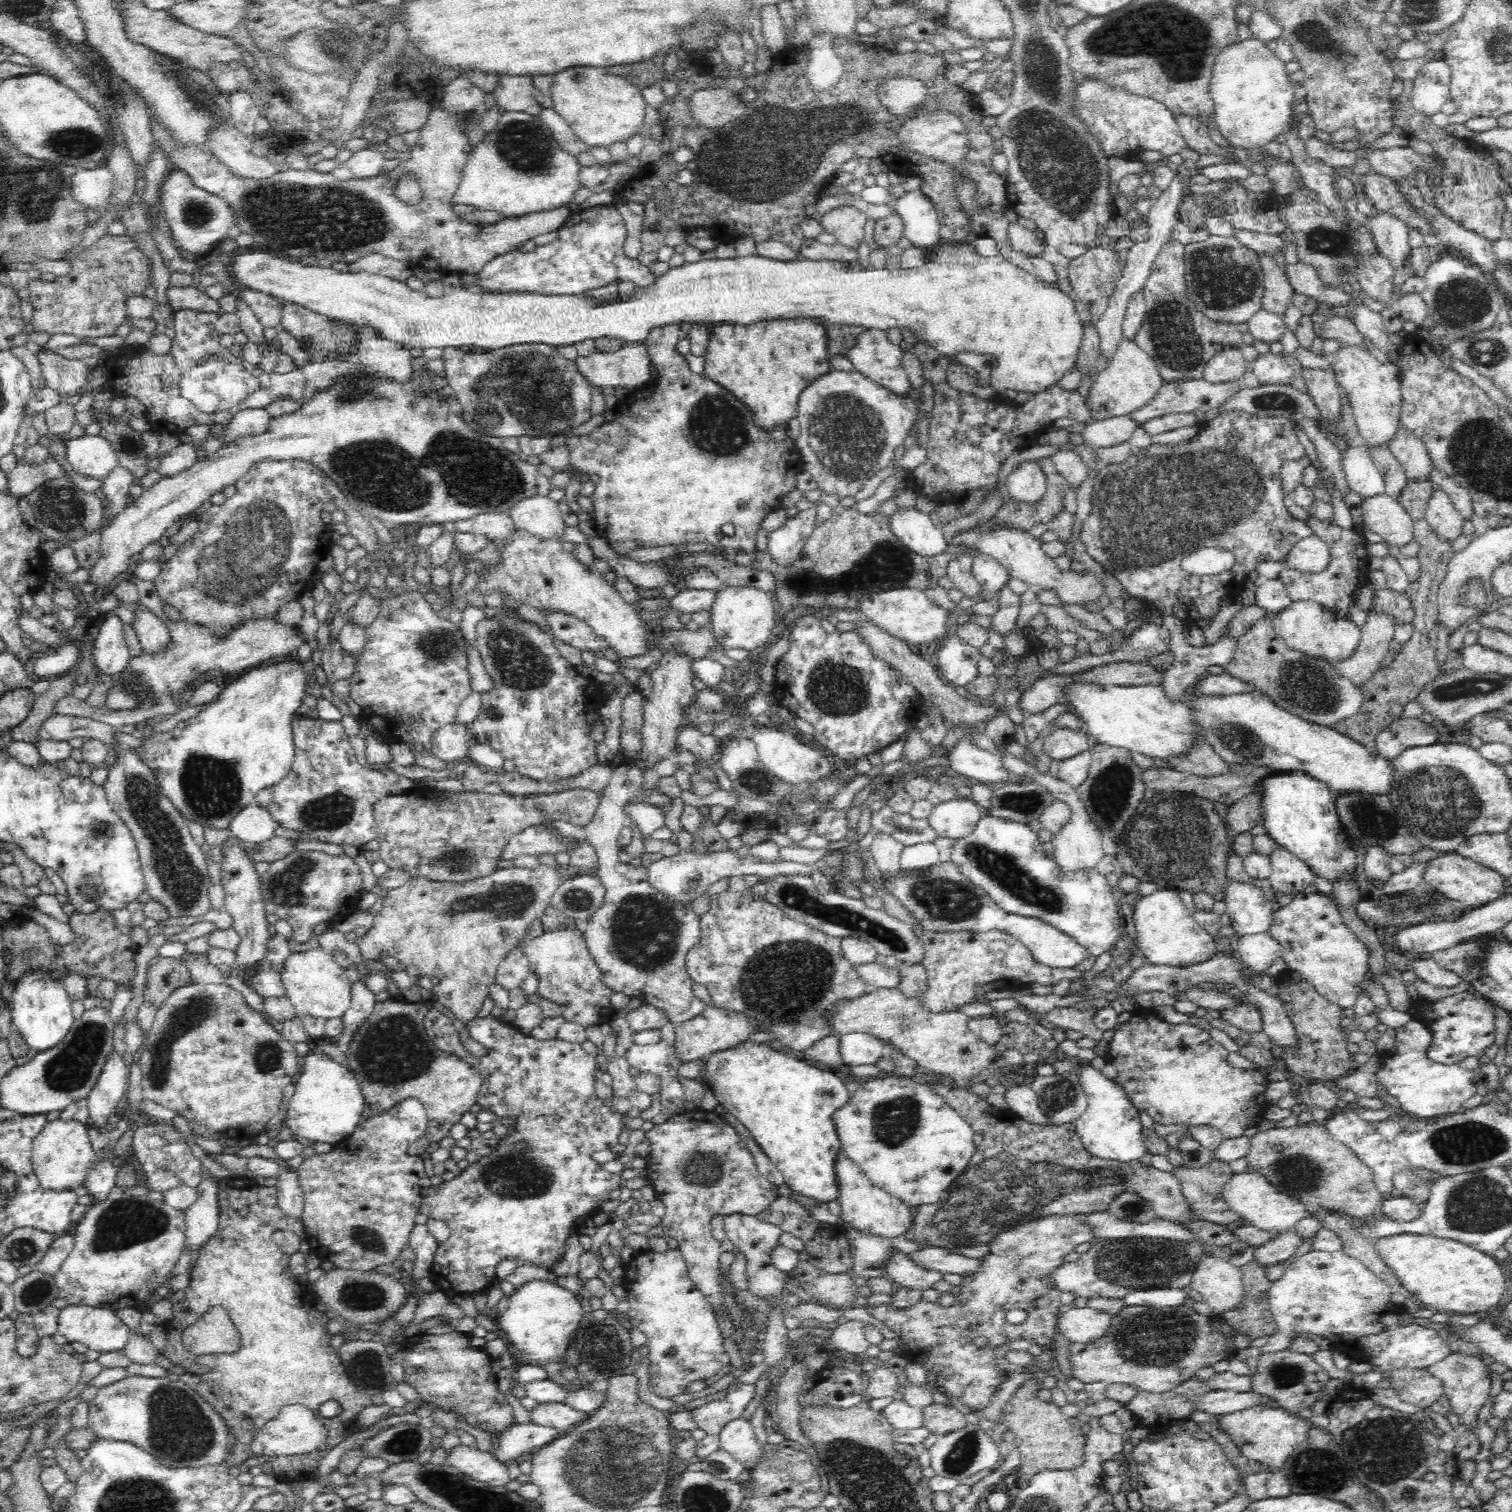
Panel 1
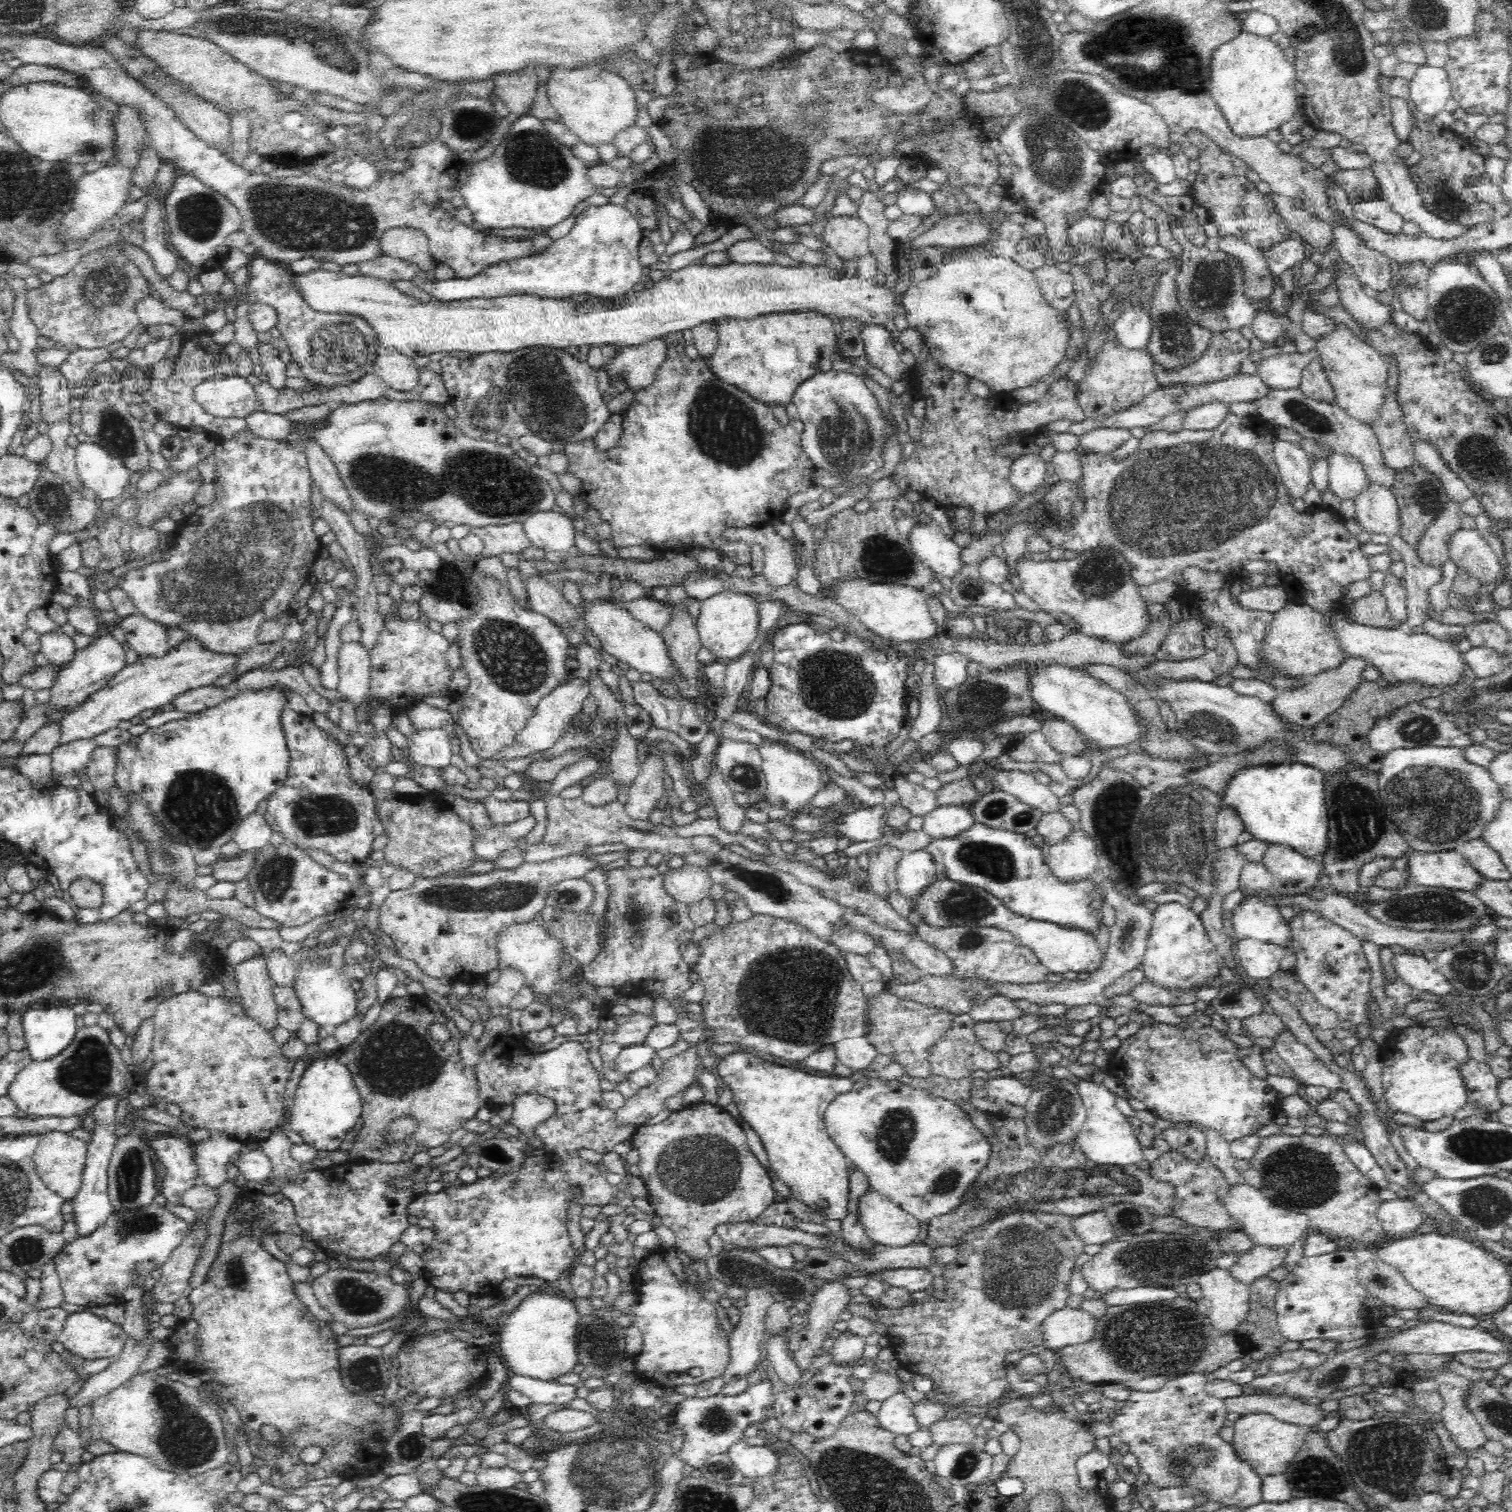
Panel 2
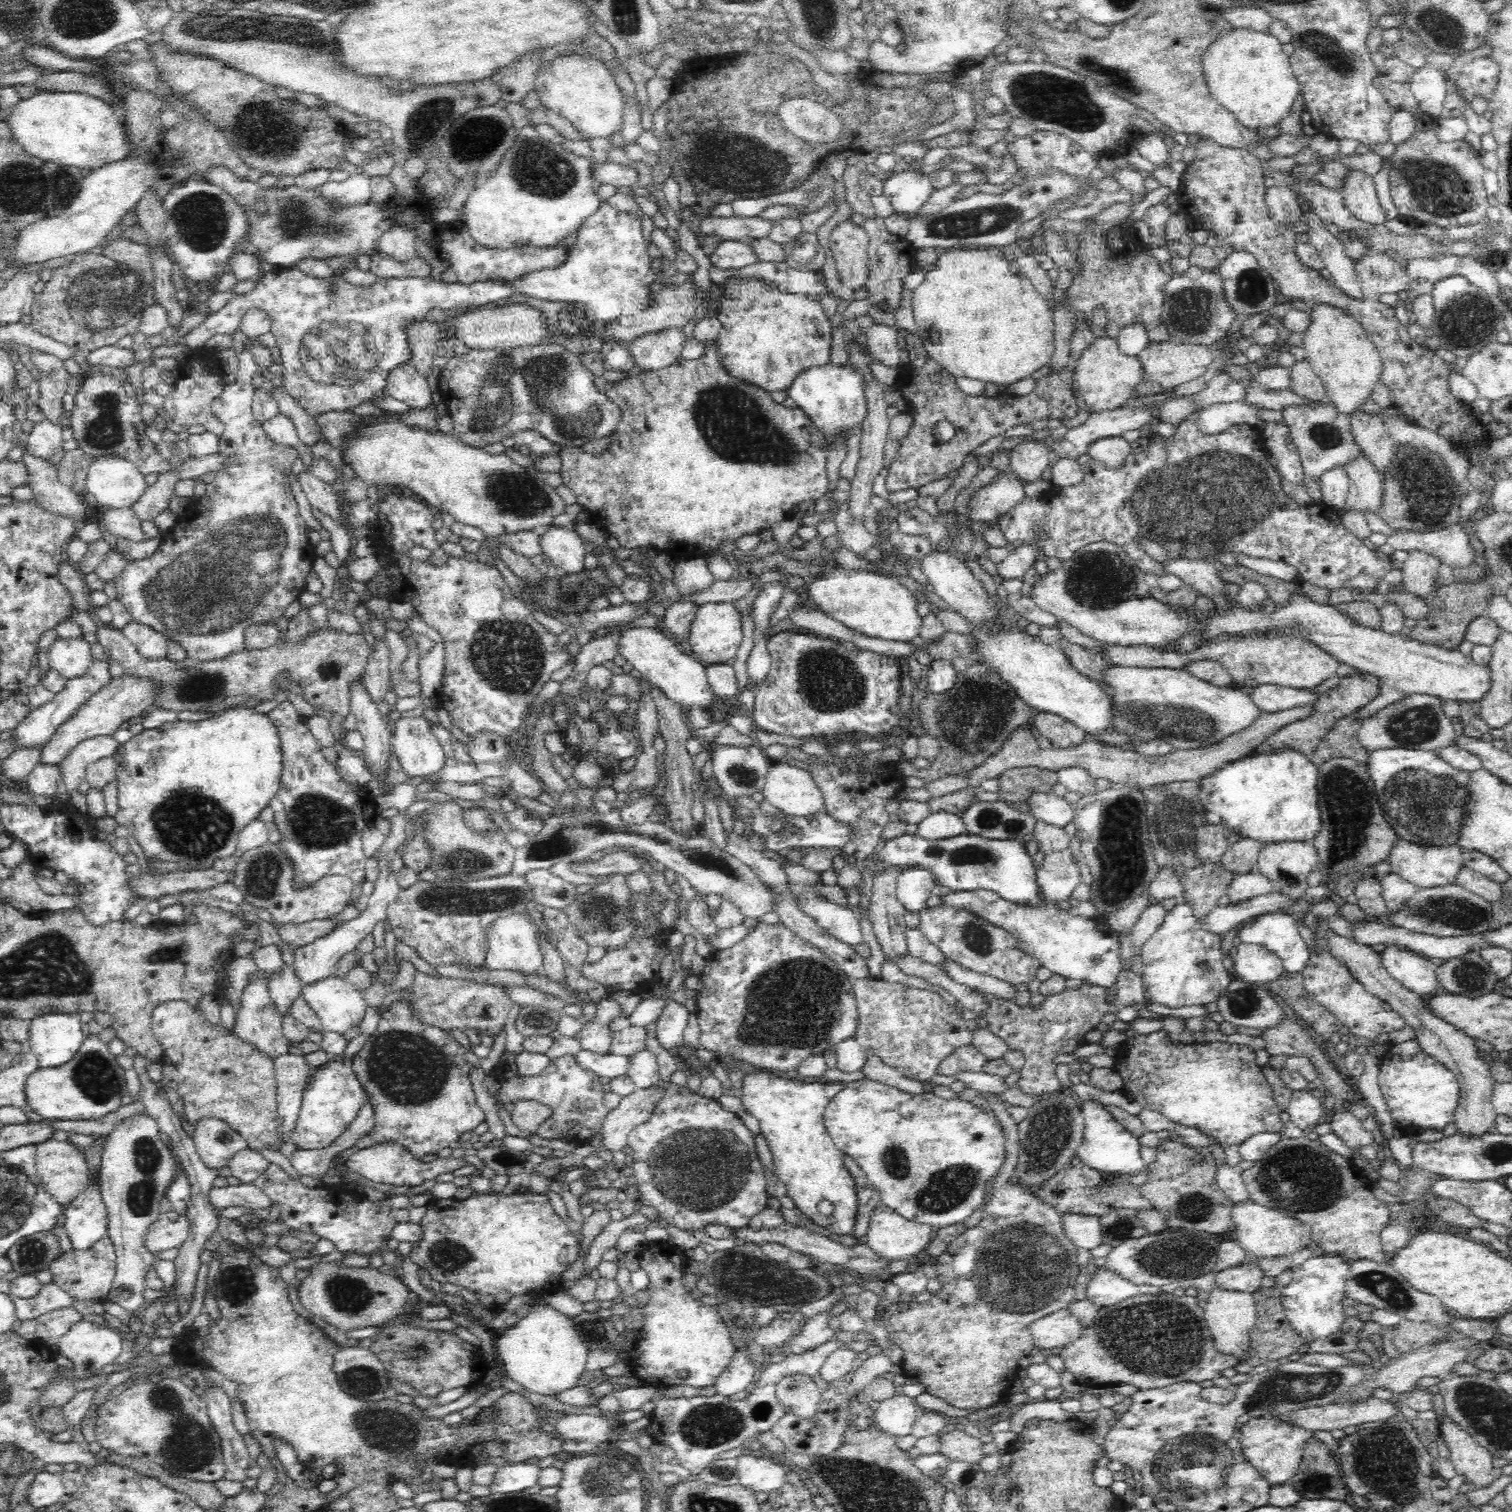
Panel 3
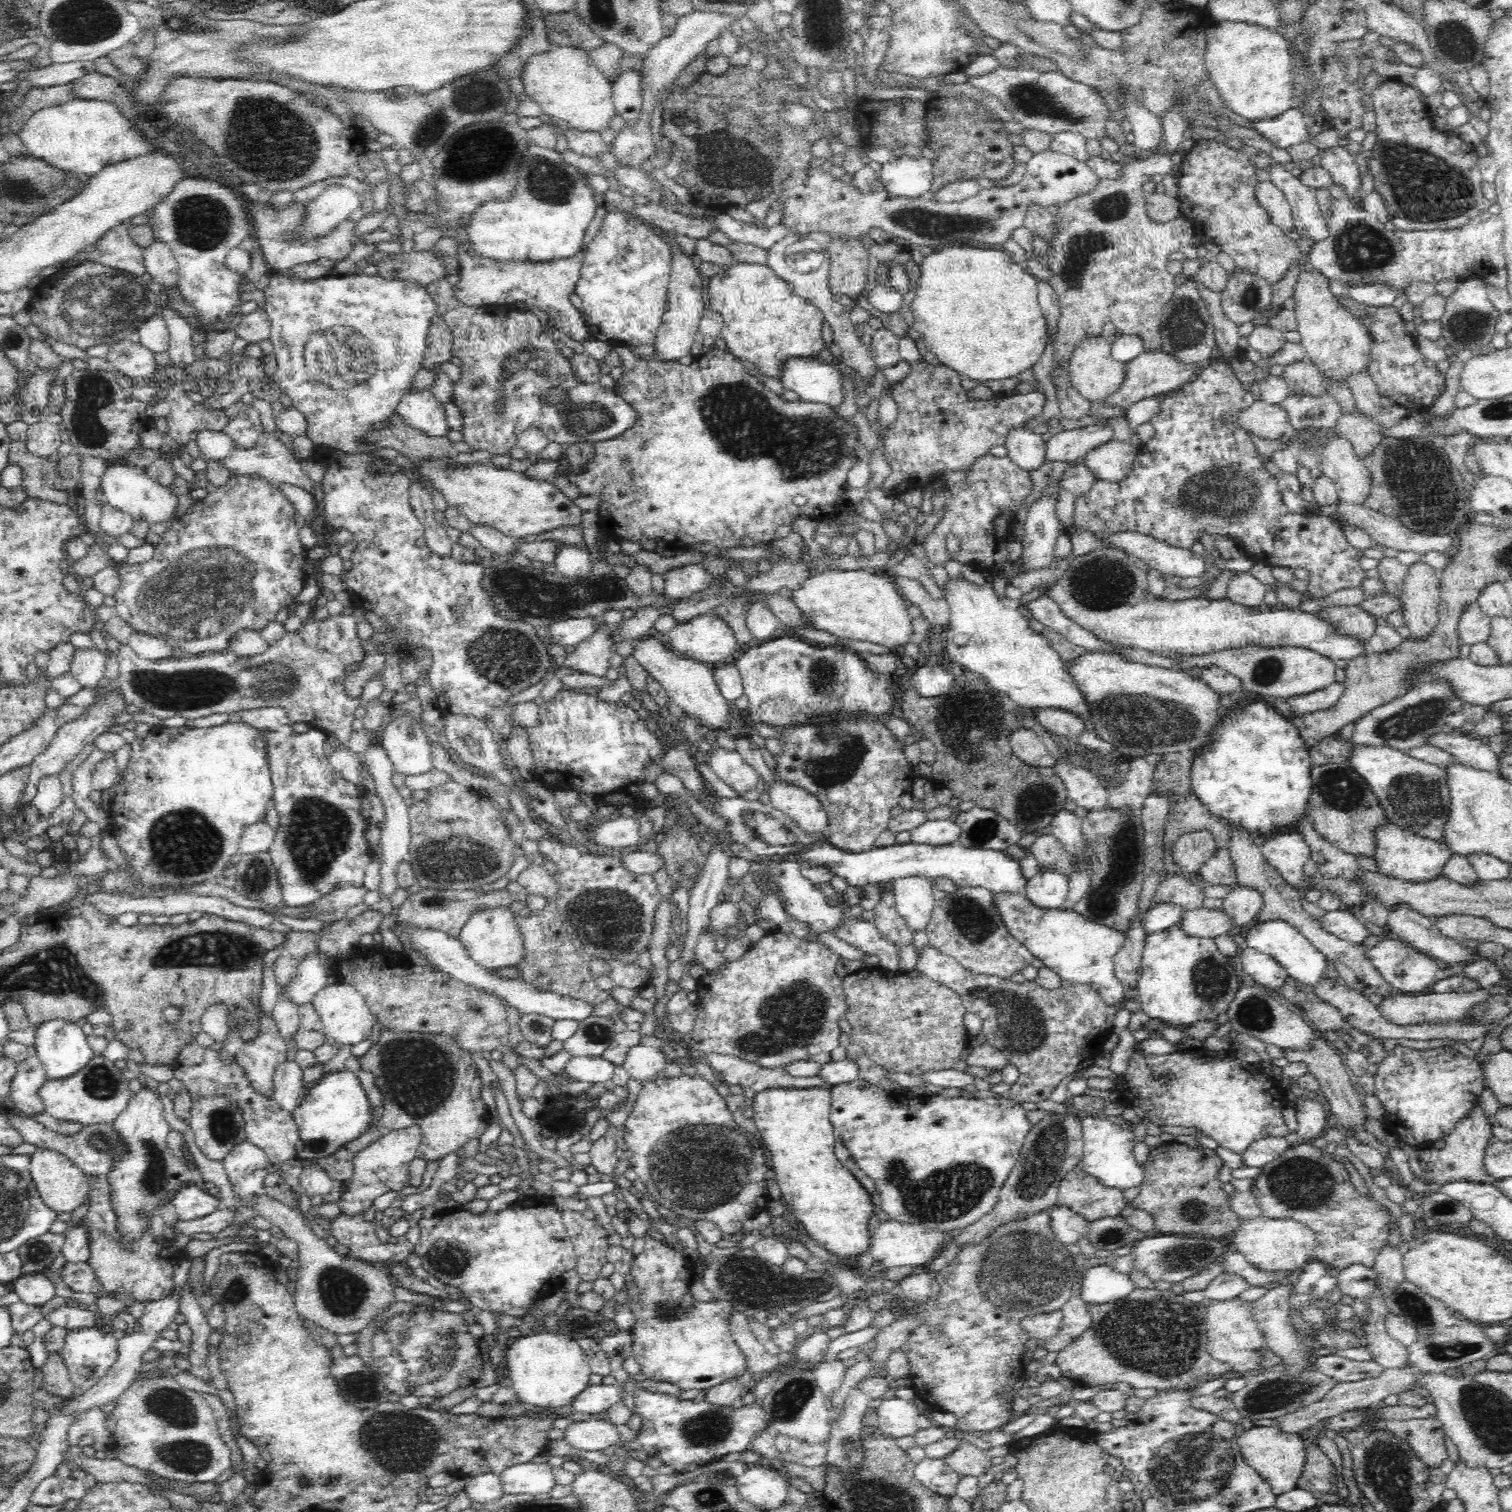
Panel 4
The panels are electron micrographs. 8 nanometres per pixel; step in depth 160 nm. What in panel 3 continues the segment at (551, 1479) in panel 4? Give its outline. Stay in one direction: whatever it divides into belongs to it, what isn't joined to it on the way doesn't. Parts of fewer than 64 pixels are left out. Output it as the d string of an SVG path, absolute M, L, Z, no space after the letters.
M516 1463L500 1466L489 1490L492 1493L522 1492L538 1484L540 1467L537 1464Z

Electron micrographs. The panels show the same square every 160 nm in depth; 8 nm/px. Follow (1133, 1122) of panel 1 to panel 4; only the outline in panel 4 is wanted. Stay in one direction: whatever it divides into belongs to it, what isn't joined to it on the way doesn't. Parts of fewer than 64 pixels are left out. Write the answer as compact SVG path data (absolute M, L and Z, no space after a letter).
M1101 1116L1080 1118L1082 1124L1083 1158L1080 1162L1083 1169L1097 1178L1108 1188L1130 1190L1138 1188L1143 1182L1143 1166L1135 1160L1134 1134L1120 1120Z

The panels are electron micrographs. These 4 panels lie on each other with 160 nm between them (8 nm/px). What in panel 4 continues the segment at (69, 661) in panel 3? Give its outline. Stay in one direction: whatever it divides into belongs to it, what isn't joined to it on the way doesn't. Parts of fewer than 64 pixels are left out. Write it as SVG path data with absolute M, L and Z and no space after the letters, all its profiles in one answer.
M77 650L72 660L72 675L85 688L95 688L104 678L106 656L100 650Z

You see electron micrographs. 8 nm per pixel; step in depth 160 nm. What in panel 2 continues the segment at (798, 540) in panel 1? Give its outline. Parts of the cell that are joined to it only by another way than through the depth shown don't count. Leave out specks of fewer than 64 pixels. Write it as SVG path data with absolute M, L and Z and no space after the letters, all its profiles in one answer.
M772 524L764 527L728 527L719 536L723 542L757 543L764 548L765 560L762 575L770 591L795 582L798 560L794 555L793 539L788 540L772 529Z

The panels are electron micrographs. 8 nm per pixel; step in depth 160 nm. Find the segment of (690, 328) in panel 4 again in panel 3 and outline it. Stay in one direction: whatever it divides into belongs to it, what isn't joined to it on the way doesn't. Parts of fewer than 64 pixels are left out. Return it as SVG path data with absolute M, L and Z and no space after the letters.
M682 325L638 335L627 343L635 365L640 370L658 370L678 362L682 348L688 340Z

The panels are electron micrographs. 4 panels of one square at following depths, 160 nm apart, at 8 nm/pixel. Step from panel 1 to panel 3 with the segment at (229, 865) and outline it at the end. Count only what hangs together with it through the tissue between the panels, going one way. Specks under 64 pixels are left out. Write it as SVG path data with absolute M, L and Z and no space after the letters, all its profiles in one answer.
M260 970L248 980L240 998L240 1008L235 1018L233 1035L243 1044L249 1044L251 1048L263 1054L270 1061L288 1054L290 1042L282 1032L282 1016L274 1006L267 987L268 974Z

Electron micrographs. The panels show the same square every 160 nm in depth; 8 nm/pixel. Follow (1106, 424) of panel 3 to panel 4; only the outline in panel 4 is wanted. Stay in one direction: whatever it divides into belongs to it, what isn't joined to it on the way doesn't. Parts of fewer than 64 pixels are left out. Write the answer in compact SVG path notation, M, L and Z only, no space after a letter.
M1095 424L1061 431L1045 442L1045 462L1076 462L1094 447L1113 440L1112 431Z

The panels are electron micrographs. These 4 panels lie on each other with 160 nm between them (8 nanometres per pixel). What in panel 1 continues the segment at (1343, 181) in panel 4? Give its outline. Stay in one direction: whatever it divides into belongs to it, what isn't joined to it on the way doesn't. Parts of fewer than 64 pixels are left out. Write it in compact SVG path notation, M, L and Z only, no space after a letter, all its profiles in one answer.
M1378 211L1368 216L1366 227L1370 230L1371 239L1382 256L1386 256L1392 268L1400 270L1410 263L1411 246L1408 232L1412 229L1406 221L1386 211Z

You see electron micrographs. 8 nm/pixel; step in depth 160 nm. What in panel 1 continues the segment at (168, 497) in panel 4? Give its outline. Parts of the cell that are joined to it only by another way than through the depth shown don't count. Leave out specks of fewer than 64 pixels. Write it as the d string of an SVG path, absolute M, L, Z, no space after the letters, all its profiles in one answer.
M84 434L69 439L66 458L78 474L102 483L120 466L112 445L100 435Z

